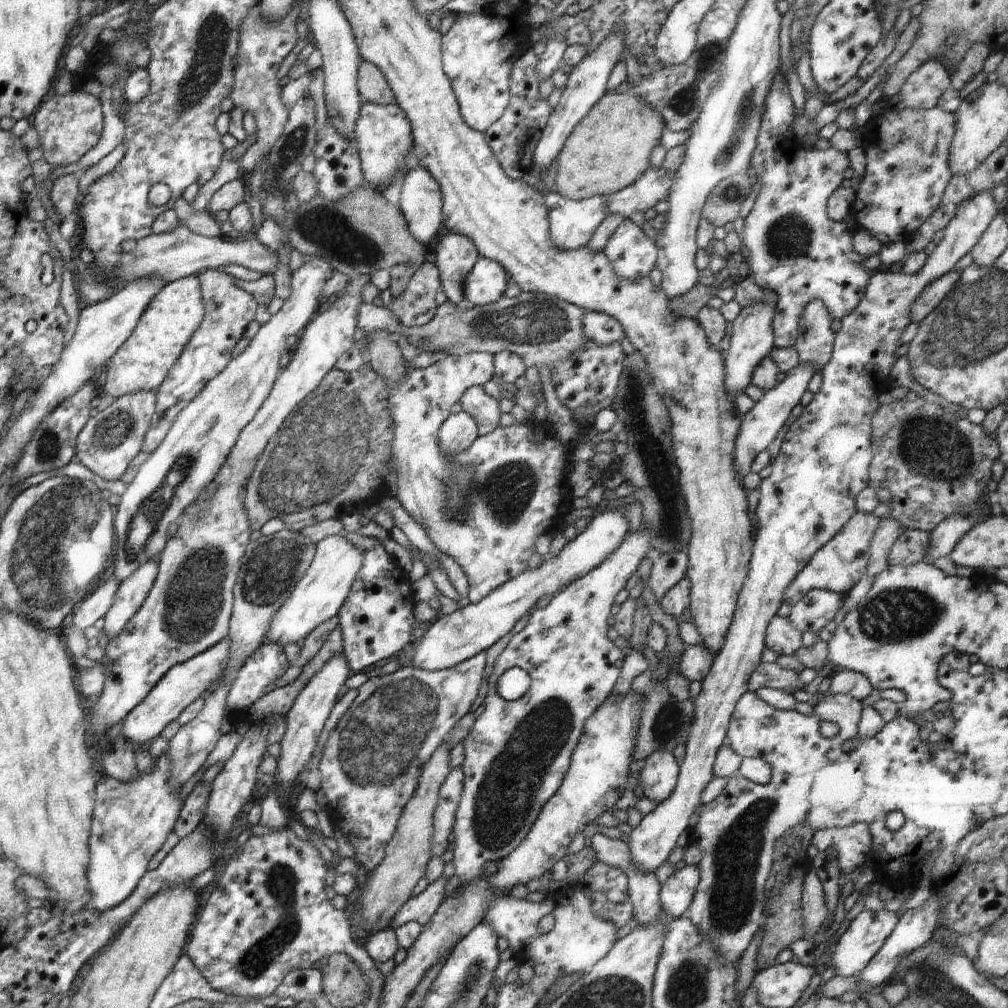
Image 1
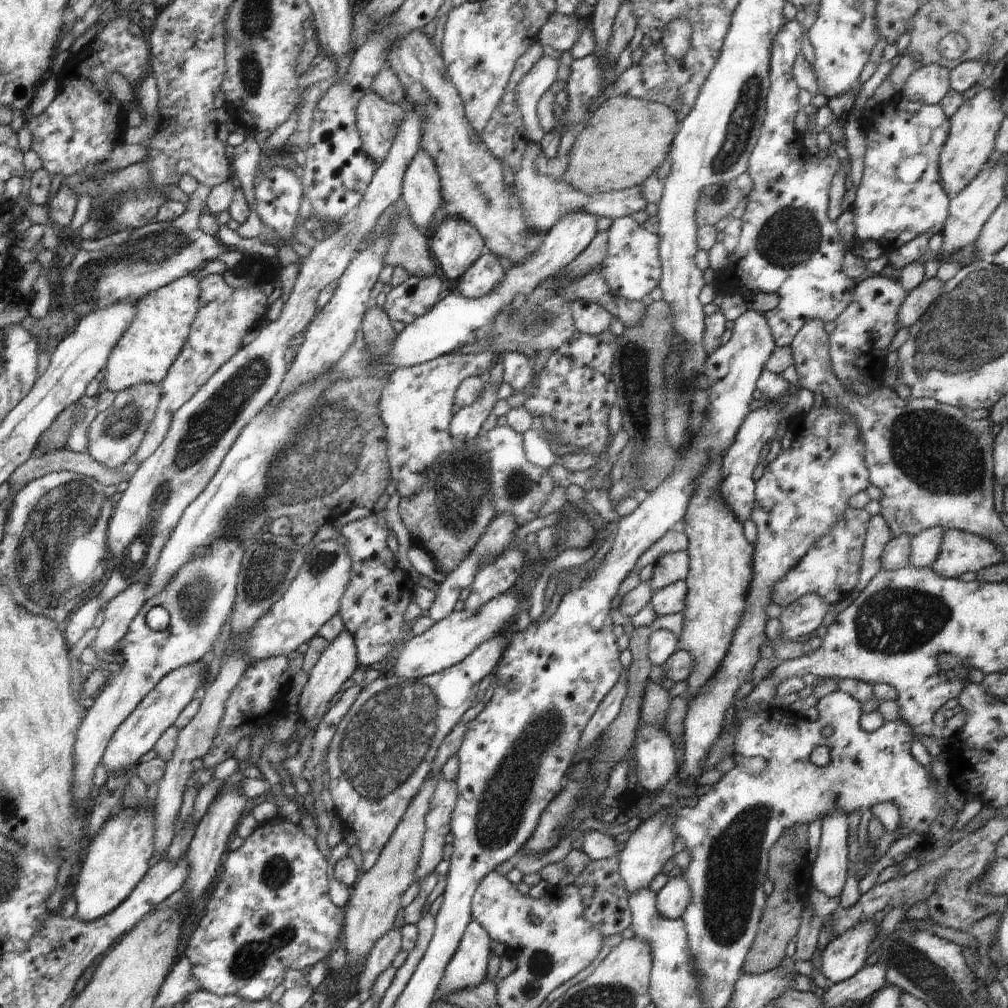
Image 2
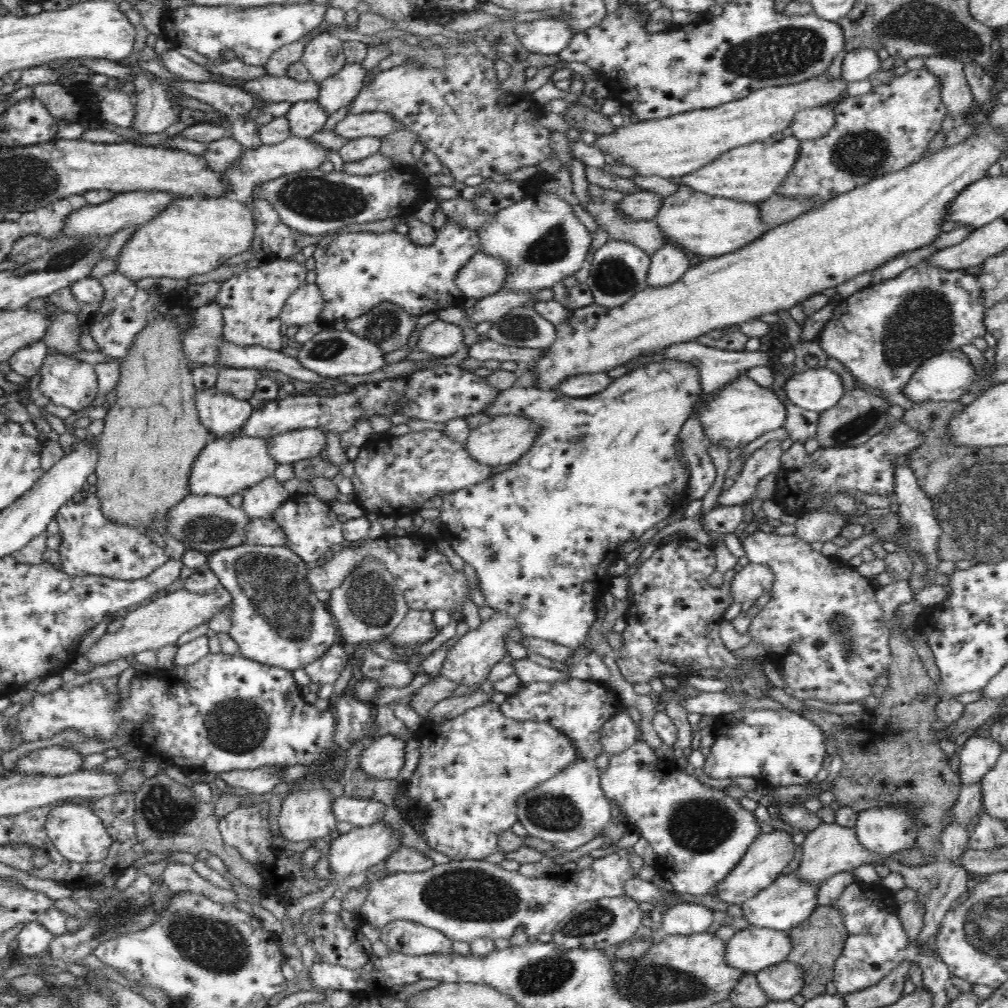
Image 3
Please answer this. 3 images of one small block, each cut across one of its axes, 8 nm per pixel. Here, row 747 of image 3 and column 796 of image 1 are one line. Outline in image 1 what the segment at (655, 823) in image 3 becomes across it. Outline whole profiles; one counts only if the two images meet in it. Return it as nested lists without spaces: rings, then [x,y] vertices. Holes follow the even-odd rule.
[[[775,615],[765,633],[765,646],[778,655],[790,656],[803,646],[801,634],[793,628],[788,617]]]

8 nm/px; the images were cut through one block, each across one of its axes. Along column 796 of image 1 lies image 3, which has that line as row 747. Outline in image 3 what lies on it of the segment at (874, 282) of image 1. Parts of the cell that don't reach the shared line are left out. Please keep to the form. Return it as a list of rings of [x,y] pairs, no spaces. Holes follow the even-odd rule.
[[[492,701],[466,710],[464,714],[442,724],[425,721],[414,737],[422,743],[420,761],[405,786],[396,791],[393,805],[398,804],[403,795],[408,800],[408,811],[413,811],[414,820],[424,827],[424,832],[419,835],[427,848],[446,854],[452,862],[478,860],[499,851],[499,834],[519,822],[518,798],[554,777],[572,762],[582,761],[574,743],[558,729],[548,723],[508,718],[500,711],[500,706]]]

